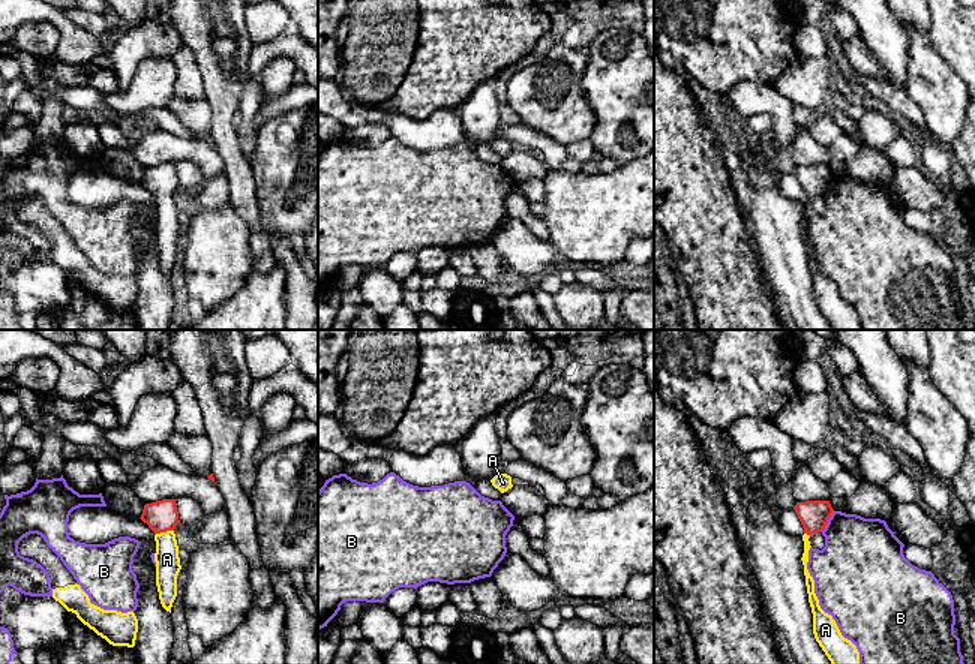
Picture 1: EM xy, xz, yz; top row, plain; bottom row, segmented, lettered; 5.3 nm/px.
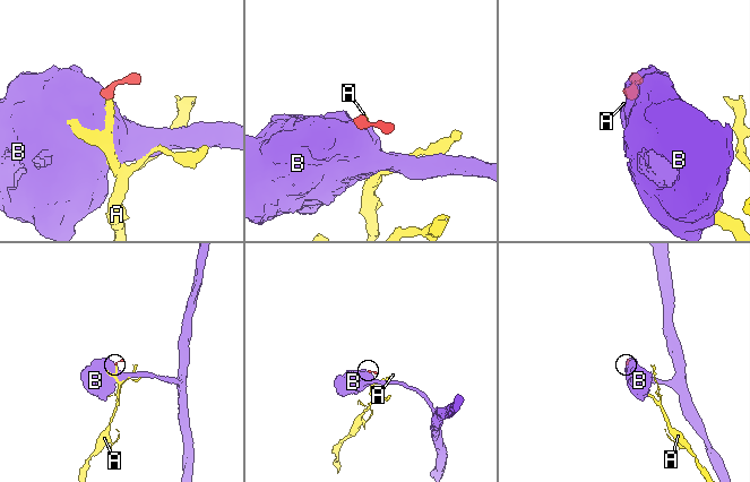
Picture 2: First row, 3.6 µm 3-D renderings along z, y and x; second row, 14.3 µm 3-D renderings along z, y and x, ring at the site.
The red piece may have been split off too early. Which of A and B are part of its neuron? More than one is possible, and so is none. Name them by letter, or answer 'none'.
A

